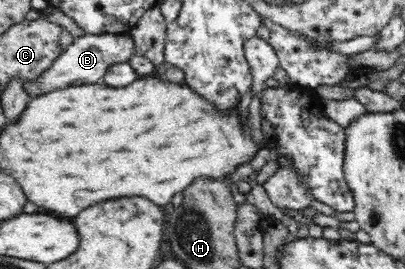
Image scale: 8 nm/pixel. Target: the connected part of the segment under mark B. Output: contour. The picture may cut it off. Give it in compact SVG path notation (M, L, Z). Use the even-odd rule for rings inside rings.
M86 34L73 40L61 52L58 59L39 77L27 81L22 86L27 99L39 97L58 89L101 82L105 73L119 63L127 62L133 53L133 40L126 34Z

